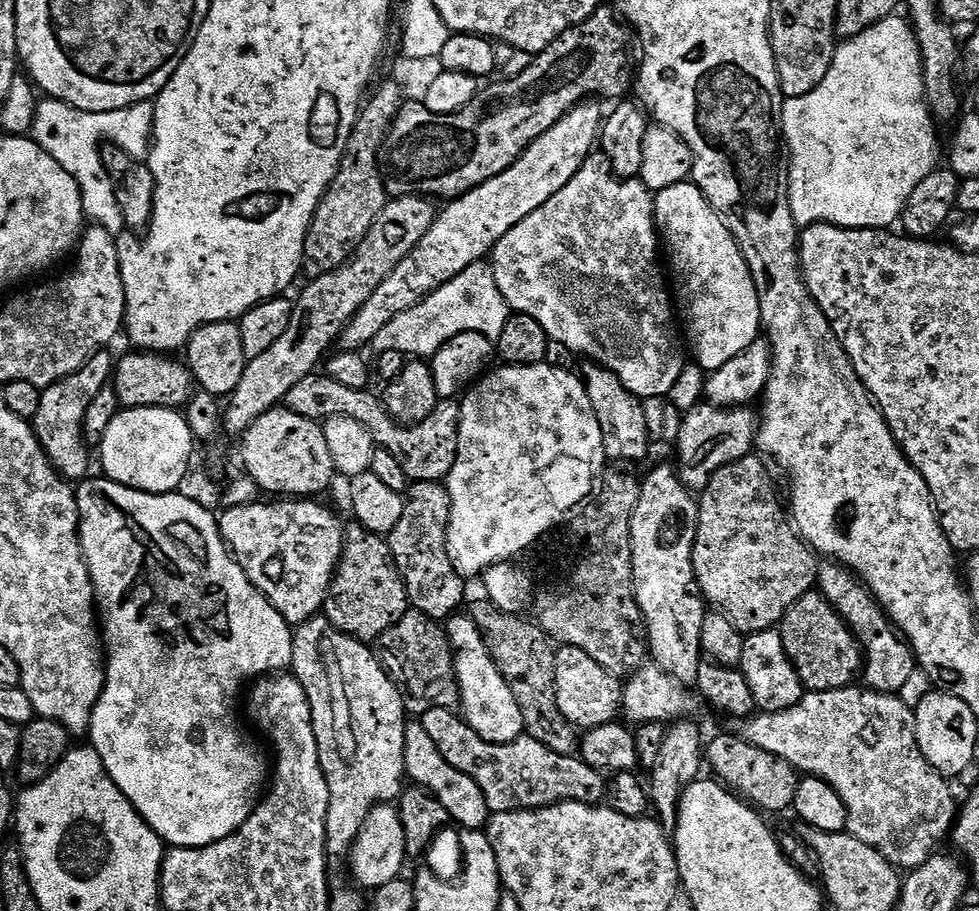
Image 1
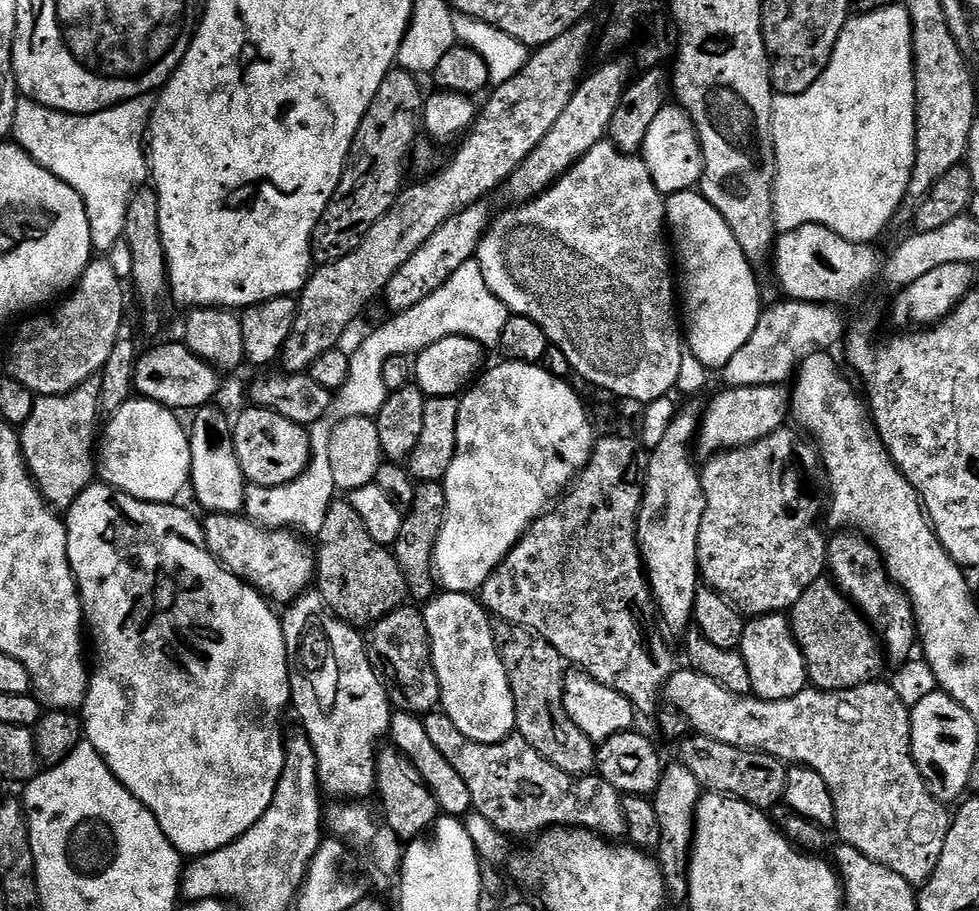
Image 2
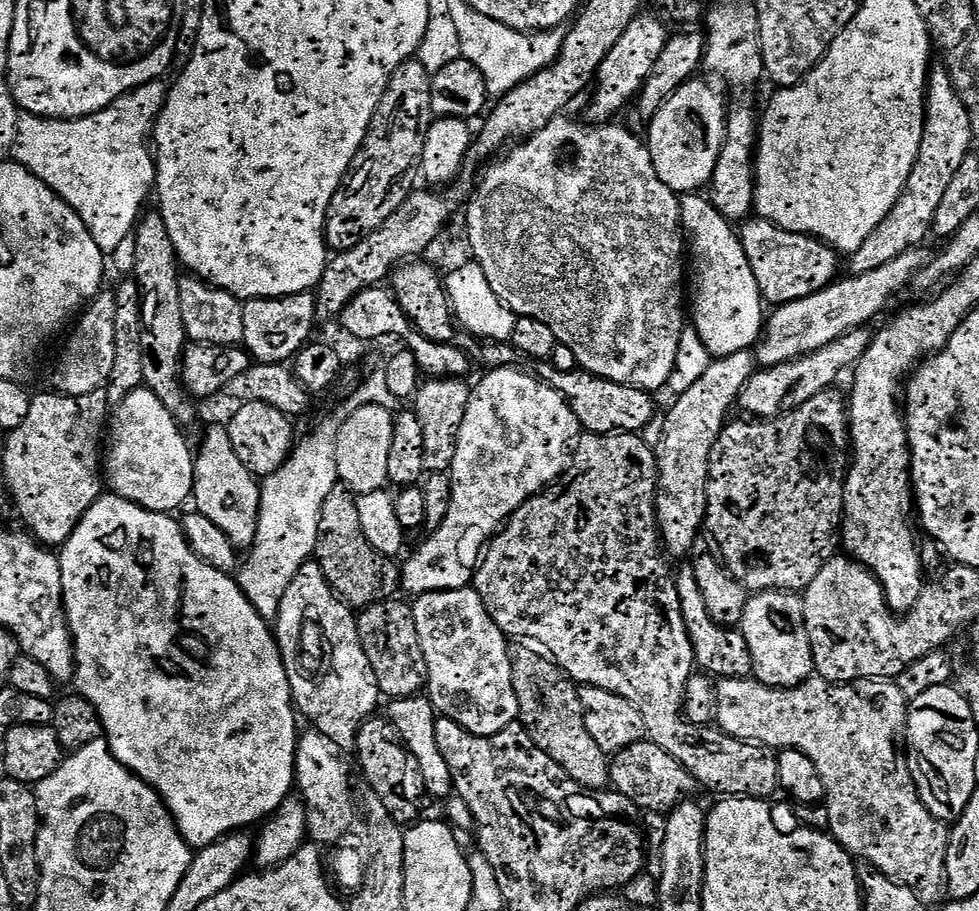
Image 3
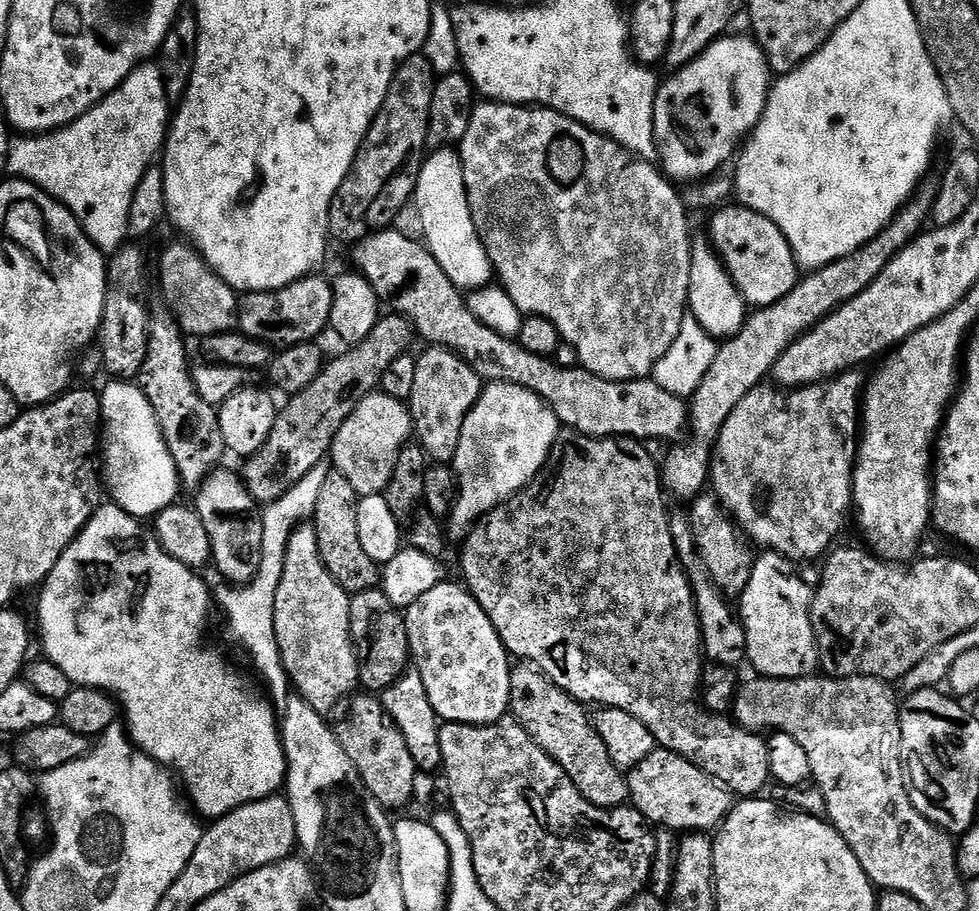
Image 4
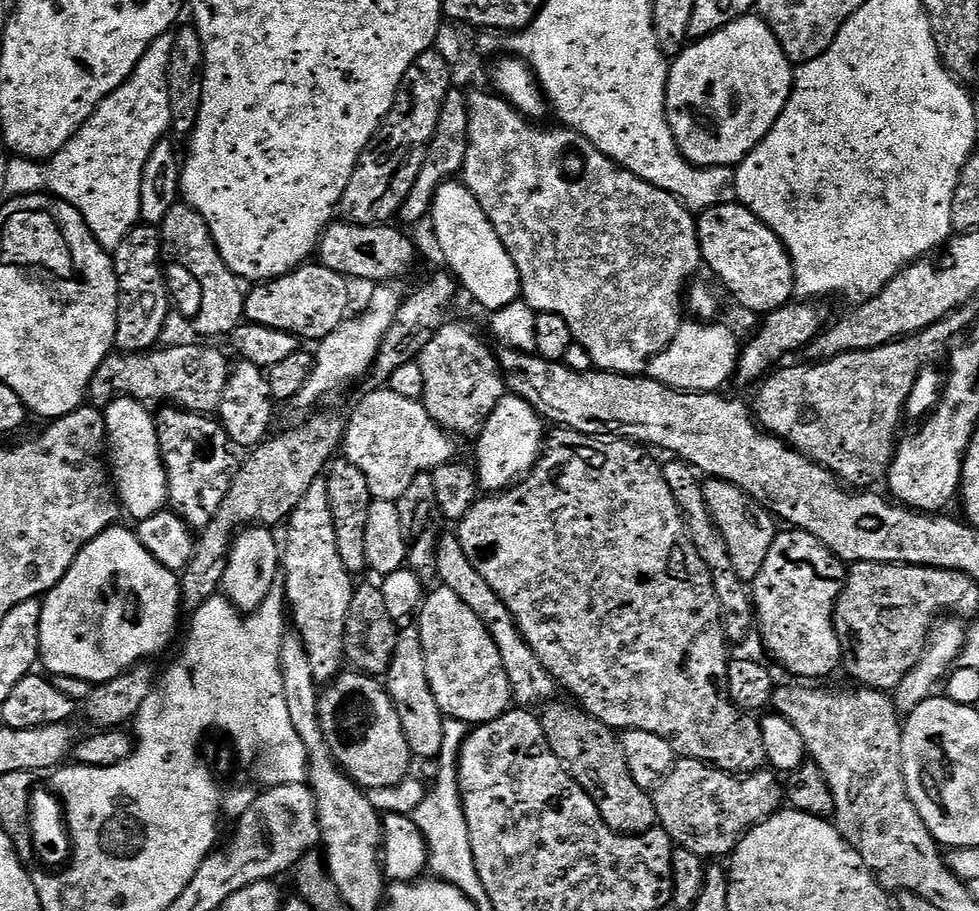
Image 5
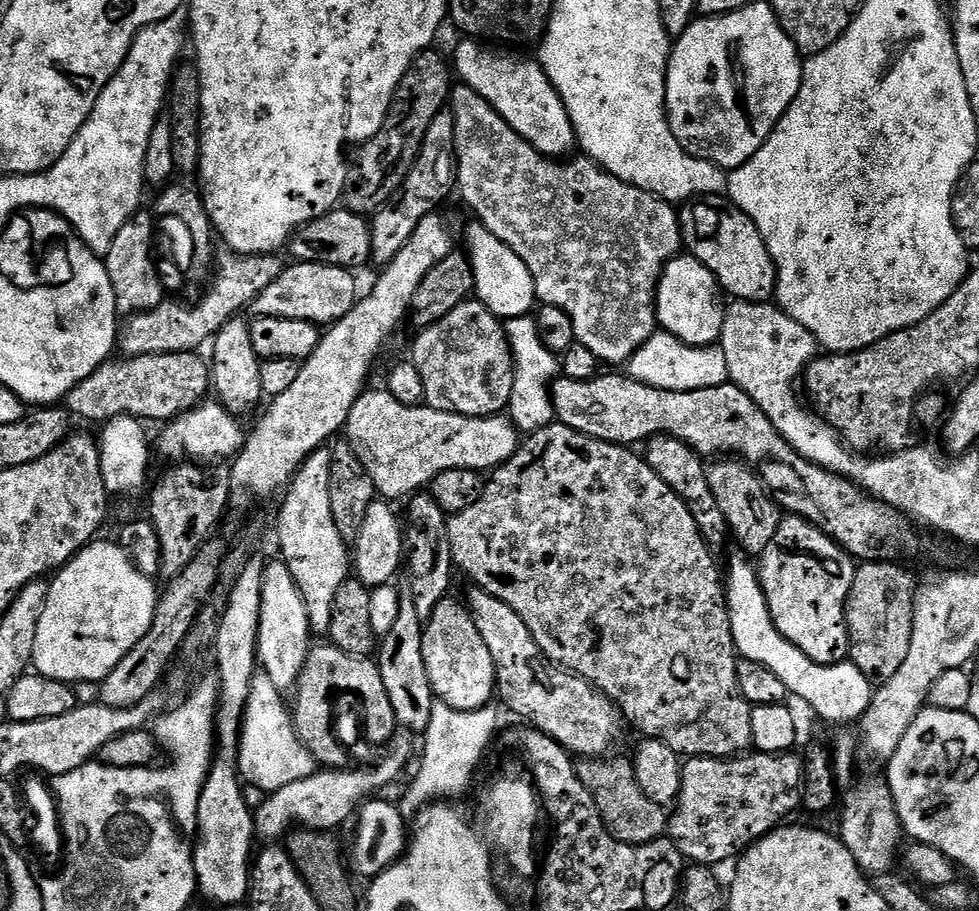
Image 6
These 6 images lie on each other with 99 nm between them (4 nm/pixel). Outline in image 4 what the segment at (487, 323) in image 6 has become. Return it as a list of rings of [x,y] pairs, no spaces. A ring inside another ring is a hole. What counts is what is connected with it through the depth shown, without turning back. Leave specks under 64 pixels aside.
[[[428,346],[423,349],[424,353],[416,356],[416,369],[414,370],[414,390],[412,397],[406,402],[414,425],[415,435],[420,436],[419,447],[423,449],[429,457],[432,456],[436,462],[450,462],[456,456],[458,448],[458,438],[462,434],[464,419],[470,414],[470,410],[478,402],[482,391],[482,381],[480,376],[465,362],[461,356],[456,355],[448,348],[437,348]]]

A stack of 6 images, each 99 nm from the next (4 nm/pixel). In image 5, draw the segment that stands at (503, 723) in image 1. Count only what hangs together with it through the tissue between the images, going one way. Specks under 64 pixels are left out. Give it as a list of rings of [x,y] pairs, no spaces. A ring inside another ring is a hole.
[[[443,586],[436,588],[429,597],[427,595],[423,599],[416,616],[416,627],[422,642],[423,661],[426,663],[426,676],[431,693],[447,719],[460,720],[469,726],[485,724],[508,711],[513,703],[512,687],[502,666],[502,654],[498,654],[494,638],[490,638],[478,614],[474,614],[474,610],[470,610],[470,606],[466,606],[466,602],[462,602],[462,598],[454,594],[454,590]]]

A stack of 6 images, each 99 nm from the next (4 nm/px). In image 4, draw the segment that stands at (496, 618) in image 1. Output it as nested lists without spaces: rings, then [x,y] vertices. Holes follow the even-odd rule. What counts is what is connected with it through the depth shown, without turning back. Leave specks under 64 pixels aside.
[[[517,667],[512,674],[512,702],[511,715],[530,734],[534,743],[548,755],[574,782],[576,789],[583,794],[594,806],[599,808],[621,807],[628,800],[628,782],[622,775],[621,769],[614,766],[610,754],[606,750],[599,734],[596,733],[593,721],[587,716],[585,705],[577,702],[570,694],[566,694],[560,687],[549,680],[543,672],[532,670],[528,673],[527,667]]]

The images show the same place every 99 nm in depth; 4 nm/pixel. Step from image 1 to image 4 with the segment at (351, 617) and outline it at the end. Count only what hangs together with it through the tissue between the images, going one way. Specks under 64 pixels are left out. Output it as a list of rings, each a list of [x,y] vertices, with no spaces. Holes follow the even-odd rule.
[[[329,471],[326,482],[322,482],[322,494],[318,494],[314,527],[318,534],[318,550],[326,570],[330,570],[334,582],[349,594],[375,588],[382,580],[381,569],[366,554],[366,550],[362,550],[362,542],[358,542],[357,503],[354,486],[350,486],[350,482],[346,482],[340,472]]]

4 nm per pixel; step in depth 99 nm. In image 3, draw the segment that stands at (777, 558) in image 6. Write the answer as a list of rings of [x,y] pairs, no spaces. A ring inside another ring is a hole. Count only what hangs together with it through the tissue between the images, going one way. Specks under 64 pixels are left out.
[[[758,592],[749,595],[746,614],[738,631],[750,646],[752,676],[771,688],[796,688],[813,679],[812,651],[804,625],[804,601],[791,592]]]

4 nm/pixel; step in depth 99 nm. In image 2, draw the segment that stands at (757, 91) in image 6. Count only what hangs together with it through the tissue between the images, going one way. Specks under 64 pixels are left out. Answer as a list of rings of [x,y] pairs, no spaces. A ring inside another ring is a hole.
[[[669,102],[662,110],[658,110],[658,118],[654,118],[654,122],[650,122],[650,130],[646,134],[642,159],[644,165],[650,170],[650,178],[654,182],[654,186],[665,197],[670,197],[676,192],[695,189],[699,185],[700,175],[704,173],[704,155],[700,149],[696,123],[690,119],[683,108]]]

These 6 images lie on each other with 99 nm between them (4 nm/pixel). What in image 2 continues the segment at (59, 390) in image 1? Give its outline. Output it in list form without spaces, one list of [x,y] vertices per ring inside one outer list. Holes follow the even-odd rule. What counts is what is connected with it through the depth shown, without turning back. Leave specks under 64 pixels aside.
[[[99,375],[91,376],[82,382],[80,388],[67,392],[65,396],[41,396],[34,399],[34,410],[30,418],[19,429],[20,448],[24,451],[24,460],[28,463],[28,473],[32,475],[44,499],[56,510],[67,510],[97,479],[98,434],[96,436],[96,416],[101,415],[100,395],[102,382]]]

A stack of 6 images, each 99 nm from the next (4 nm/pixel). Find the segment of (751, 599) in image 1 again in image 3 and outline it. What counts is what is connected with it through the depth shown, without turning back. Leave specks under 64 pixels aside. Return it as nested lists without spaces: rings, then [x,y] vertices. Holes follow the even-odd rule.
[[[829,390],[822,394],[814,394],[810,402],[798,406],[793,412],[785,412],[774,417],[773,420],[757,420],[755,418],[733,419],[724,425],[720,437],[714,442],[710,450],[710,462],[708,463],[708,515],[706,517],[706,532],[714,545],[723,565],[749,593],[758,592],[791,592],[793,594],[803,593],[805,588],[818,578],[818,570],[826,561],[832,559],[834,549],[838,544],[838,533],[842,528],[844,518],[844,477],[846,469],[850,464],[850,421],[848,419],[848,408],[846,400]]]

